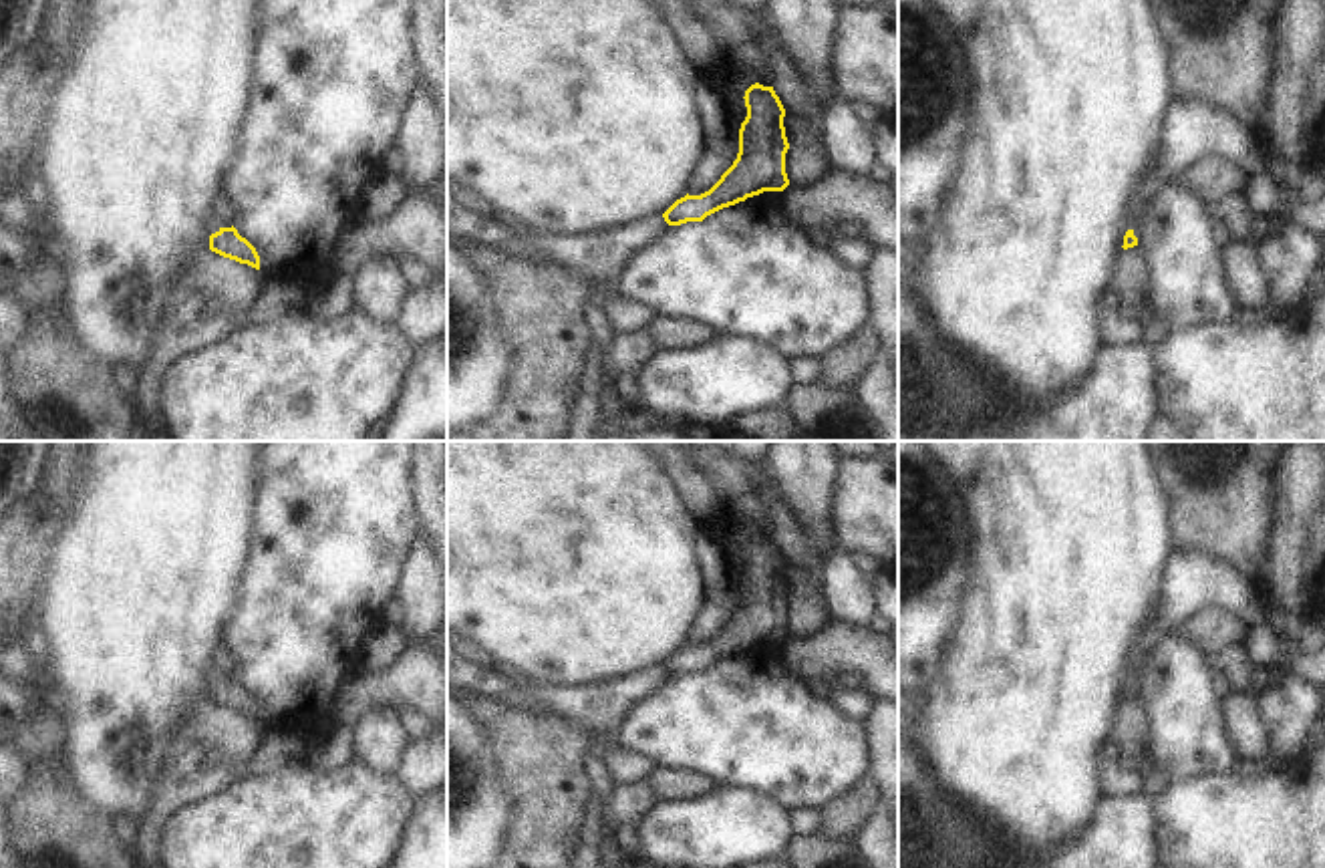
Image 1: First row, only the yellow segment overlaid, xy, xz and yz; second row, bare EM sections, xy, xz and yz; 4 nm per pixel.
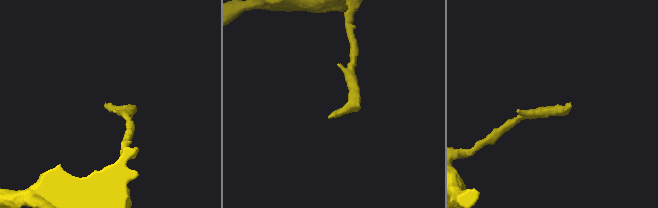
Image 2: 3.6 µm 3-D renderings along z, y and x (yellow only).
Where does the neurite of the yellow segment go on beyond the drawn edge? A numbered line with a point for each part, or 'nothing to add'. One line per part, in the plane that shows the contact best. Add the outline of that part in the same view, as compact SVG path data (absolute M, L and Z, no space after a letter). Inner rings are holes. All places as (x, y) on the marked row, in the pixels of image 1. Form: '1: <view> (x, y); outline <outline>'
nothing to add

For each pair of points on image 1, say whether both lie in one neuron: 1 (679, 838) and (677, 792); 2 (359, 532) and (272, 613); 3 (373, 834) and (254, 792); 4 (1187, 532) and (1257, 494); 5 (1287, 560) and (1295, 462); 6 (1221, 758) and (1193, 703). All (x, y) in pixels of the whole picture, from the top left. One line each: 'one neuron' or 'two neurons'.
1: two neurons
2: one neuron
3: one neuron
4: one neuron
5: one neuron
6: one neuron

